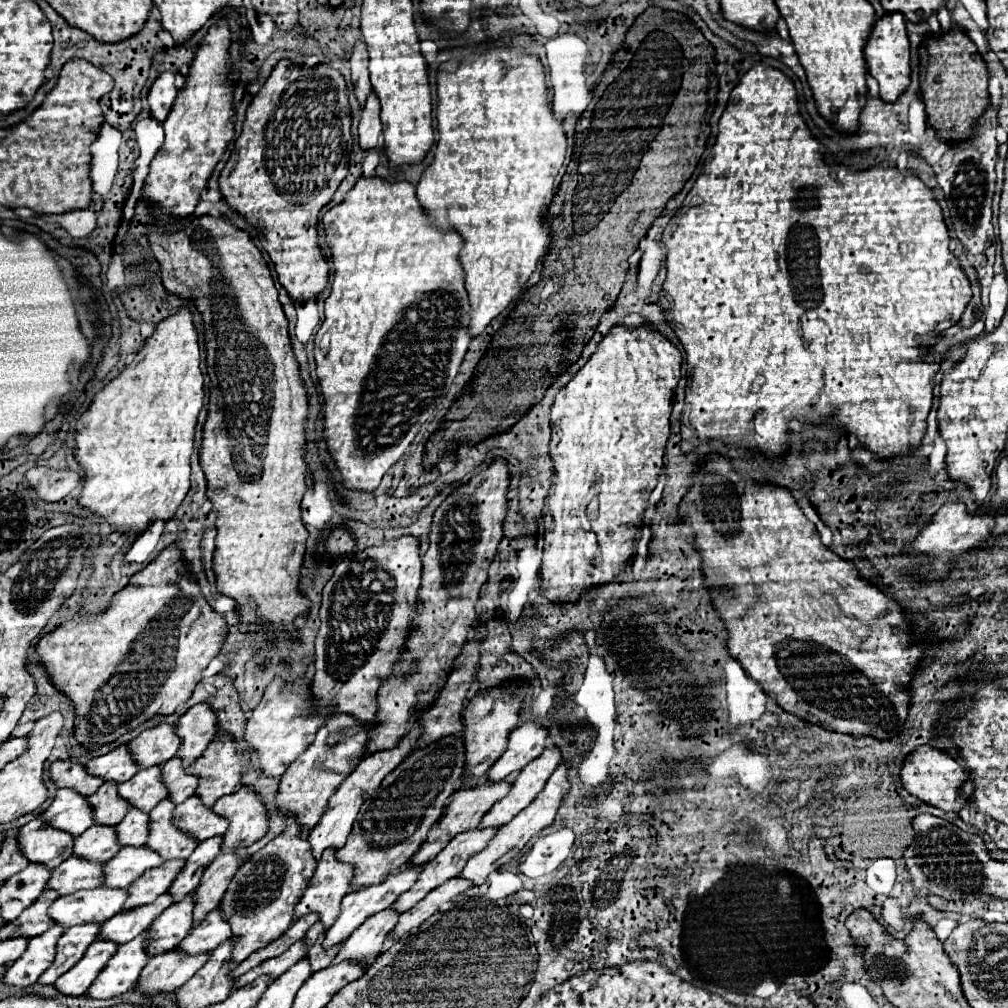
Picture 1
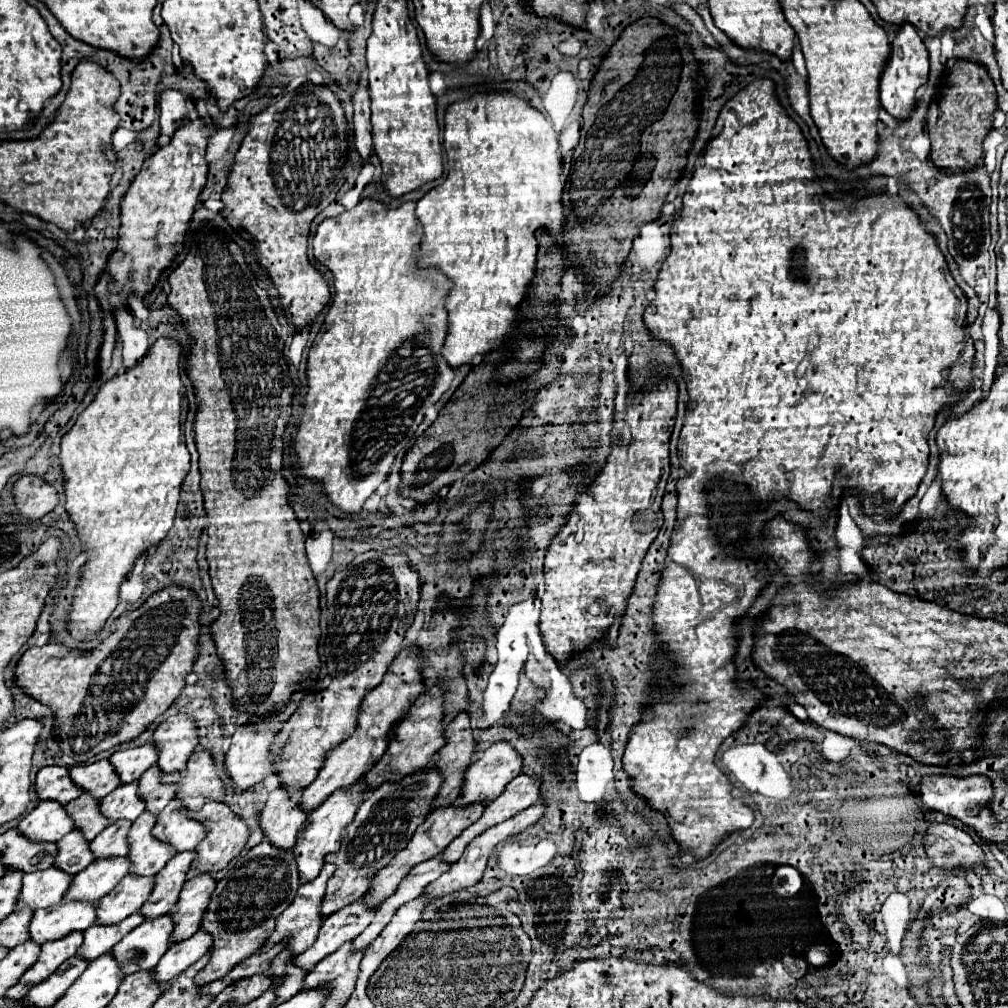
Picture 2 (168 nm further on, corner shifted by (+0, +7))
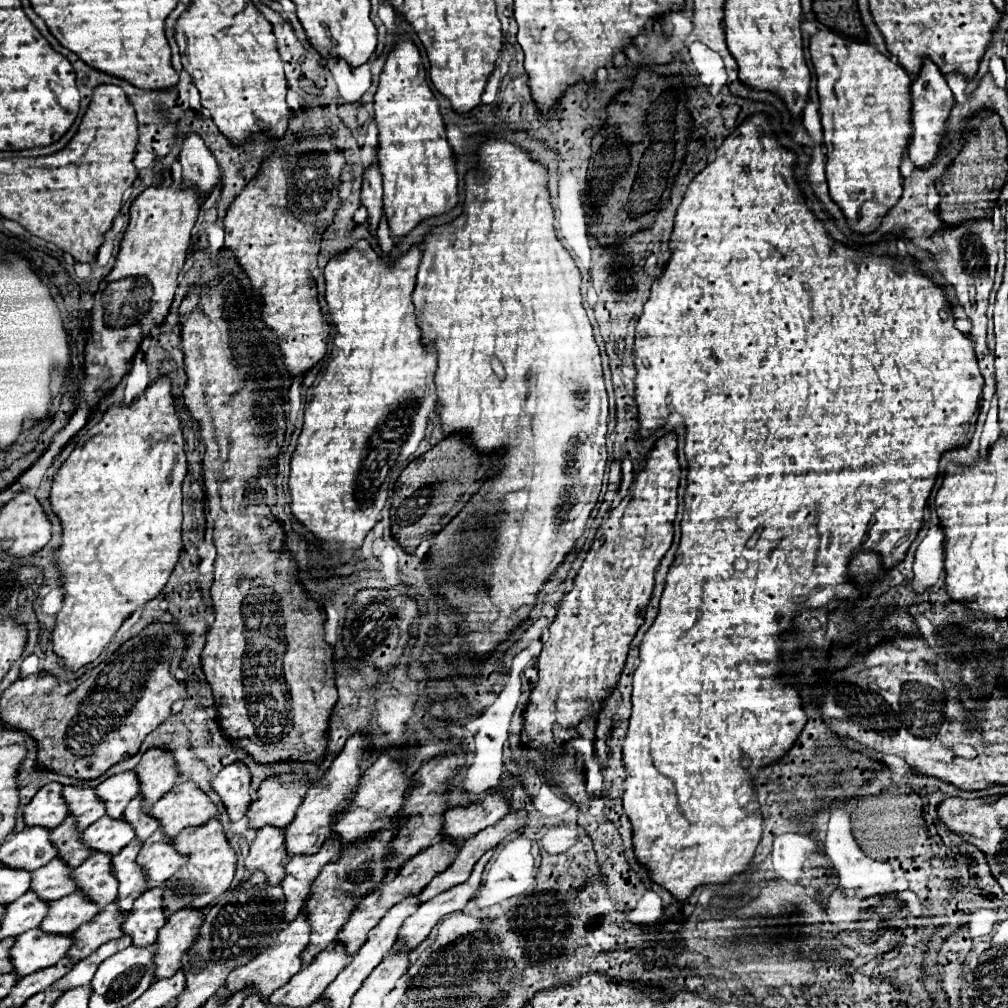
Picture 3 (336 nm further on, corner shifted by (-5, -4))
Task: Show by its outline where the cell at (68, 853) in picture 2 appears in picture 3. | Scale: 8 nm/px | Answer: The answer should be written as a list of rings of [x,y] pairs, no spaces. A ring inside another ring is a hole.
[[[56,858],[48,862],[44,868],[38,868],[32,872],[32,886],[30,890],[40,896],[40,900],[60,900],[72,892],[76,892],[76,884],[68,878],[70,868],[64,864],[64,860]]]

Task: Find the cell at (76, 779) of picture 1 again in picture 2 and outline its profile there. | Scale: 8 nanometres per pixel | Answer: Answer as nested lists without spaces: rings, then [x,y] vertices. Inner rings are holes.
[[[59,765],[43,767],[37,773],[35,789],[37,789],[39,799],[53,799],[63,805],[67,805],[69,801],[73,801],[75,797],[79,797],[83,793],[83,789],[79,789],[79,785],[75,785],[71,781],[69,769],[59,767]]]

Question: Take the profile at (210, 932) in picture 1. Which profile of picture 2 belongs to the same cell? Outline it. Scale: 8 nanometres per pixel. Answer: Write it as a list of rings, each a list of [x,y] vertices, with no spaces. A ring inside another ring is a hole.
[[[203,927],[189,937],[187,941],[173,943],[169,951],[161,957],[155,971],[155,981],[169,983],[173,977],[177,977],[181,971],[185,971],[189,965],[193,965],[199,957],[203,957],[211,949],[211,933],[203,931]]]

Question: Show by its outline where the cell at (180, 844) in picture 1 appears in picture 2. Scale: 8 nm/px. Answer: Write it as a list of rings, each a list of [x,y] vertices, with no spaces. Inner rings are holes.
[[[141,813],[139,819],[133,821],[131,831],[127,835],[129,839],[129,859],[133,861],[131,873],[135,875],[155,875],[159,873],[165,863],[175,857],[175,851],[171,845],[163,845],[151,829],[155,825],[155,815]]]

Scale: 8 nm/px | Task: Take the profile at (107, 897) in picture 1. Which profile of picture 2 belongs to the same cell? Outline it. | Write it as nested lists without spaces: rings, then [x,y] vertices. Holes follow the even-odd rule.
[[[67,901],[59,907],[37,909],[31,919],[31,939],[37,943],[55,941],[71,931],[85,931],[95,923],[97,901]]]

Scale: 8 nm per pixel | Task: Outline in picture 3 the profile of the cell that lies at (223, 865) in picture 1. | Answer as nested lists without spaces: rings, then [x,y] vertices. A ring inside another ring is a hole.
[[[182,910],[170,916],[170,920],[160,928],[156,940],[156,976],[154,980],[174,976],[182,966],[182,956],[198,938],[198,928],[202,924],[202,910]]]

